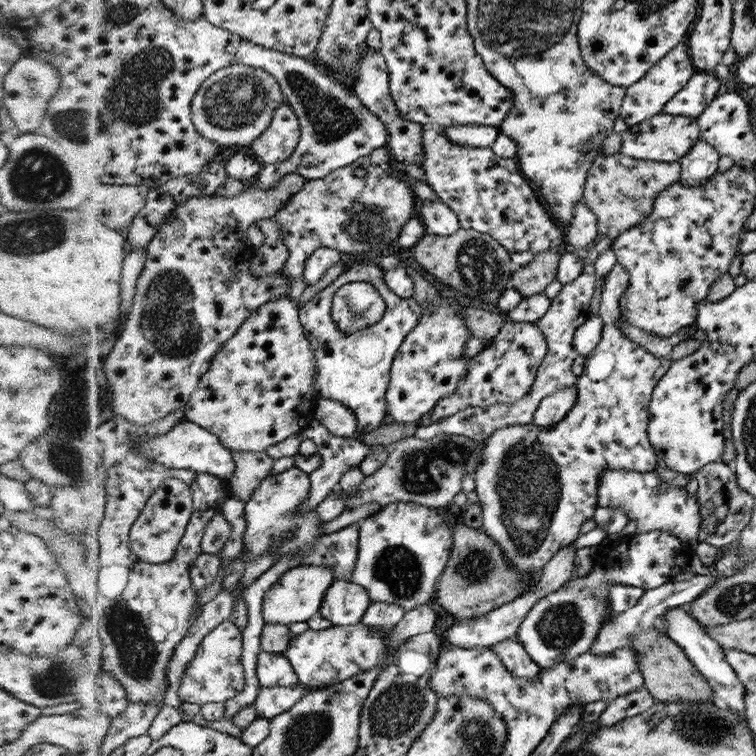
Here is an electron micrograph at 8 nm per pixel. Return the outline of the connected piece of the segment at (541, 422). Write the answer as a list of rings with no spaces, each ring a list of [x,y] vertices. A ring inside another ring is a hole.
[[[567,386],[546,396],[535,412],[534,425],[541,429],[548,429],[562,421],[568,412],[574,408],[578,400],[577,388]]]

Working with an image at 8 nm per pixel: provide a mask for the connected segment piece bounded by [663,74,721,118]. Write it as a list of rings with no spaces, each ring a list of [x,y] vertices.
[[[696,74],[685,88],[666,104],[663,112],[676,116],[697,117],[714,101],[720,90],[720,82],[708,74]]]

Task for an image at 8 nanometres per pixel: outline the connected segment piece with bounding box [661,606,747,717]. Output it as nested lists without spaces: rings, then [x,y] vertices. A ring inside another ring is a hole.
[[[686,607],[669,609],[661,618],[668,621],[667,636],[683,647],[684,652],[695,663],[696,668],[704,675],[704,680],[710,684],[712,691],[715,692],[717,702],[745,717],[747,690],[744,690],[744,686],[742,686],[733,666],[728,664],[724,649],[703,631],[701,624],[690,616]]]

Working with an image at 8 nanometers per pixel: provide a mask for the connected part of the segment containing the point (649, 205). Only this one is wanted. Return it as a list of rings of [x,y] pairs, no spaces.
[[[620,152],[601,154],[591,166],[583,200],[596,214],[601,238],[614,240],[654,212],[659,194],[681,178],[681,164],[632,158]]]

